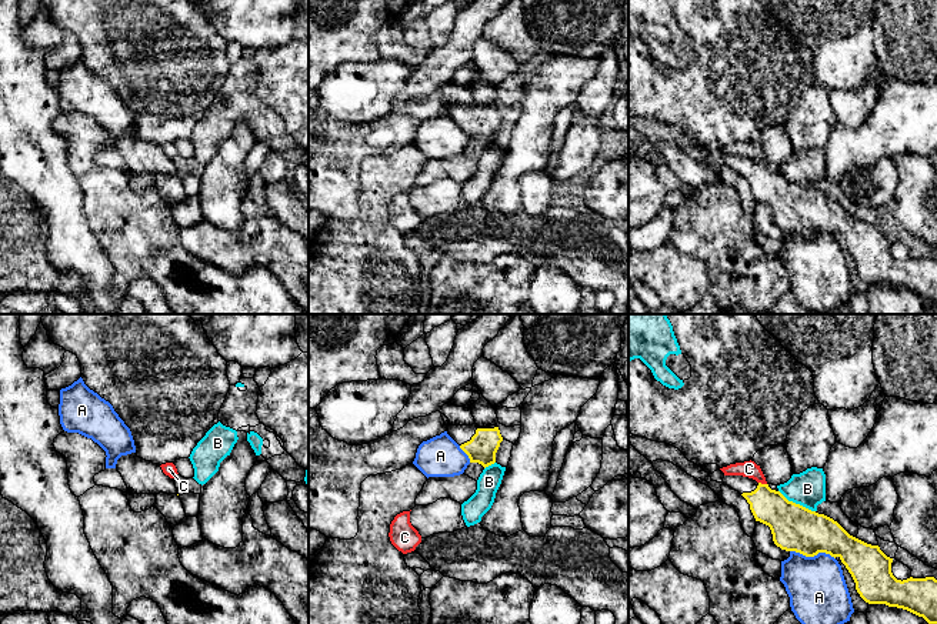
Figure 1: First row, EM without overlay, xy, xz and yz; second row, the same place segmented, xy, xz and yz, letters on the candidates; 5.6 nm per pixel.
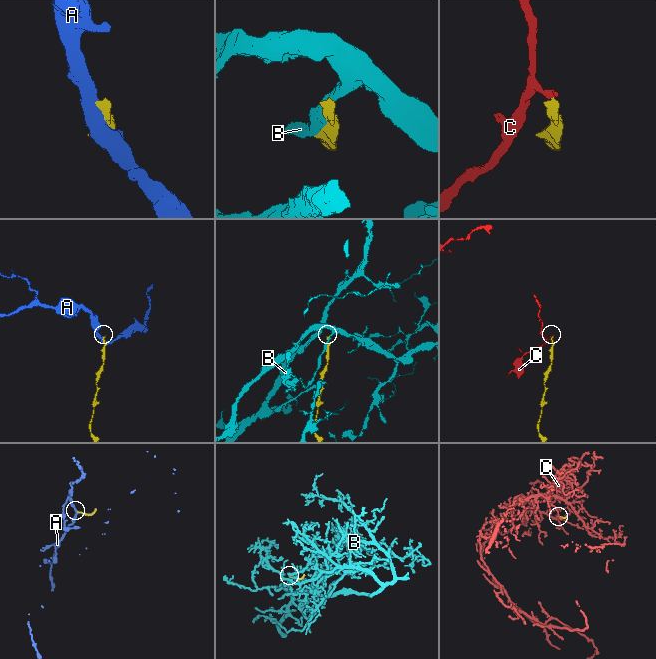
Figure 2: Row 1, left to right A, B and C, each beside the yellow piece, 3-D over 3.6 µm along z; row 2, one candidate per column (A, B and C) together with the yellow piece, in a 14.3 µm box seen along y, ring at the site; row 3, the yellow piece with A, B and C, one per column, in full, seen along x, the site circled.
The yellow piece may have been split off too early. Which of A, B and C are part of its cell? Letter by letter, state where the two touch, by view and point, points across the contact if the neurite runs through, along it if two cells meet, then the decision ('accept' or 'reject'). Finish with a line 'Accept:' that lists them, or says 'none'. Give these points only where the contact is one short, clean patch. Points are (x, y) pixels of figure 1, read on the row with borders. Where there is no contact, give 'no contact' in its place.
A: contact yz (813, 556); reject
B: contact yz (797, 504); reject
C: contact yz (763, 484); border yz (759, 481), (766, 484); reject
Accept: none

